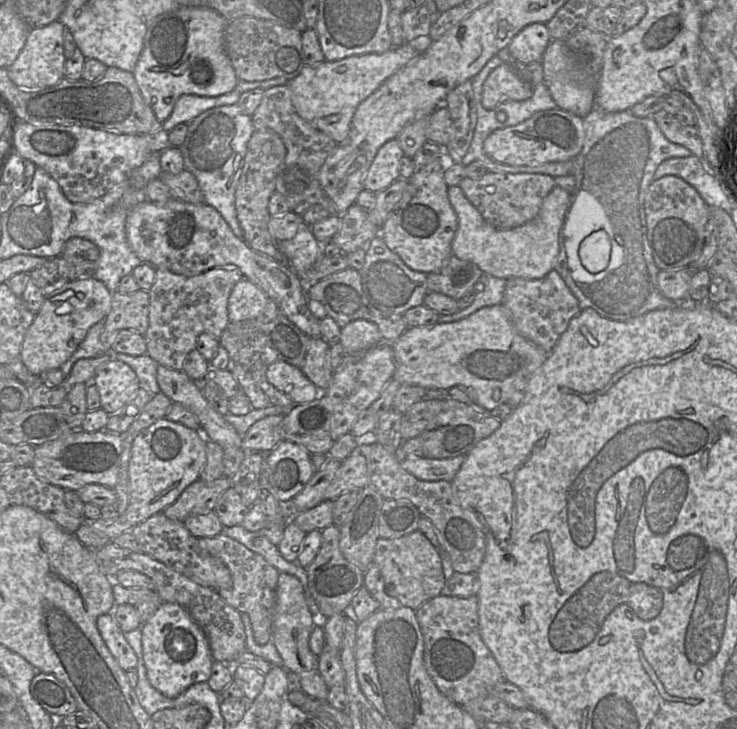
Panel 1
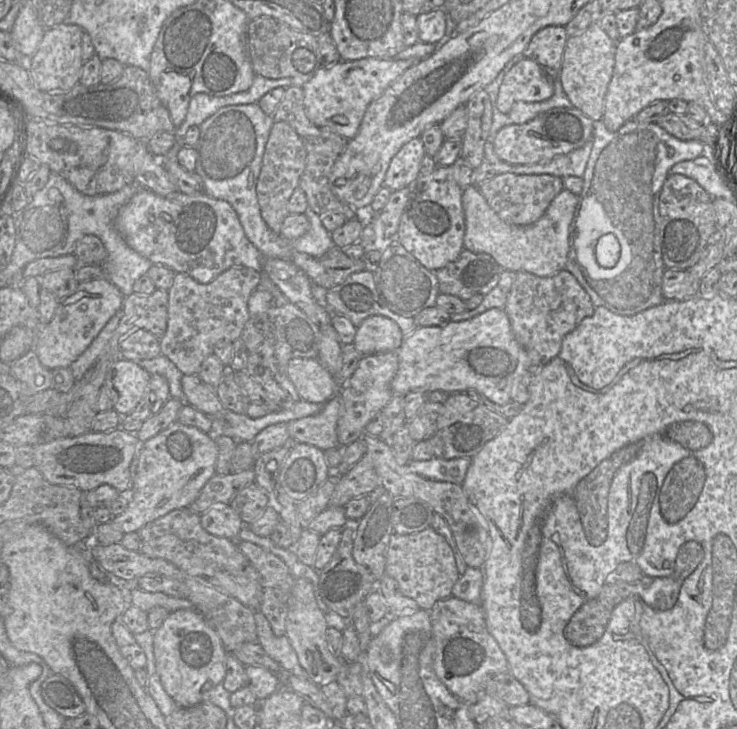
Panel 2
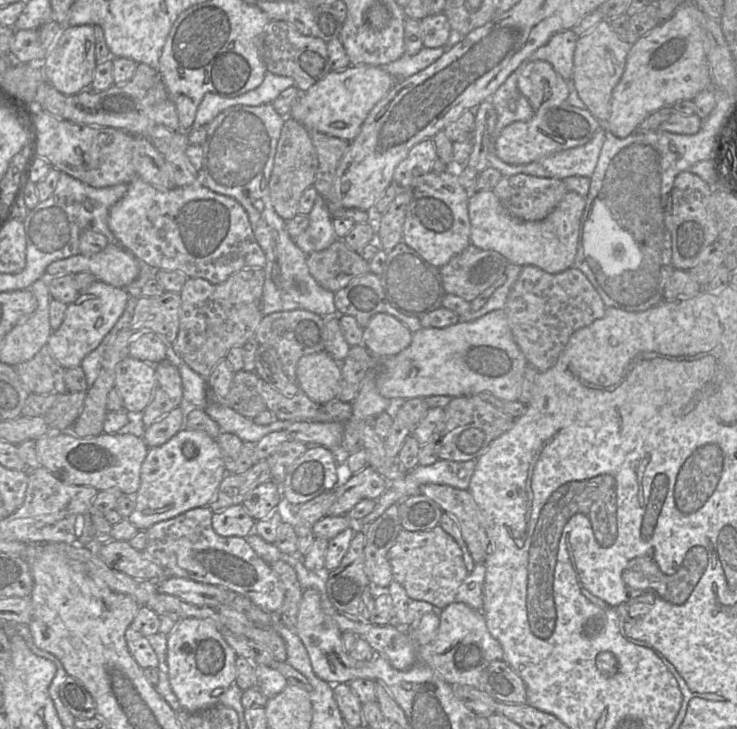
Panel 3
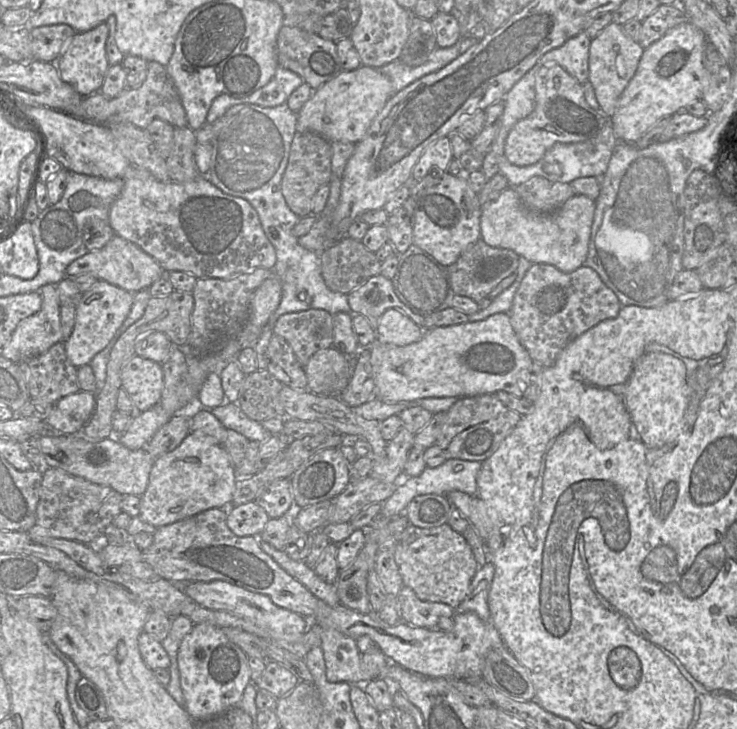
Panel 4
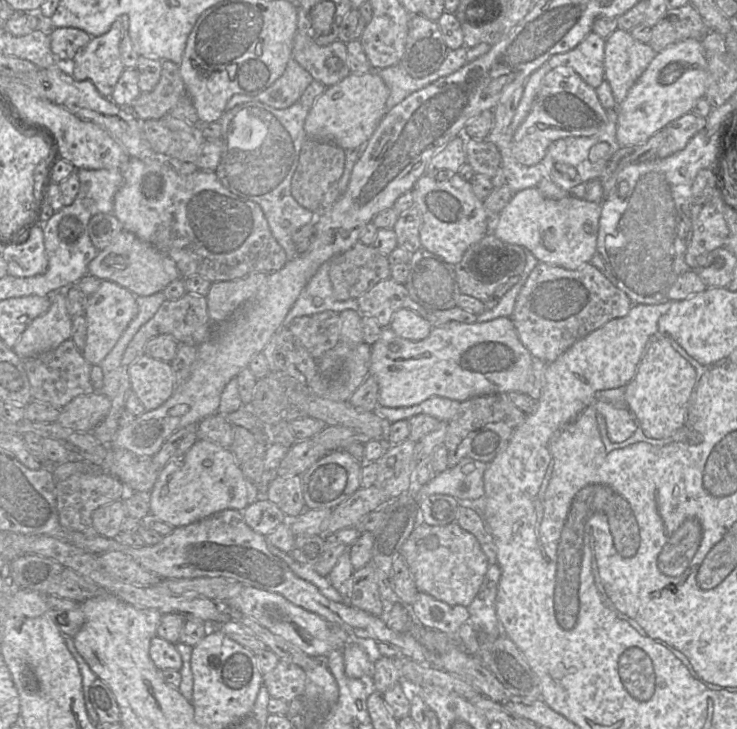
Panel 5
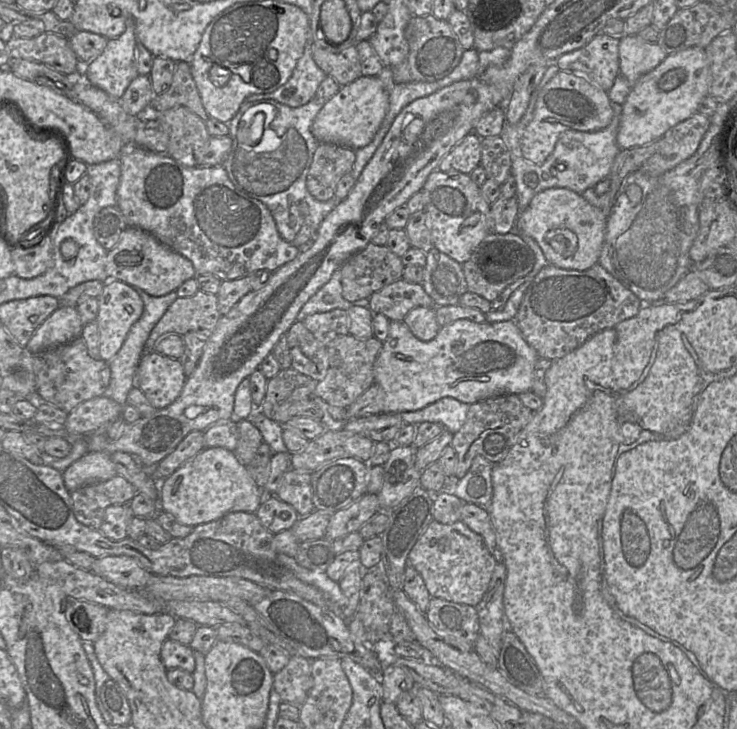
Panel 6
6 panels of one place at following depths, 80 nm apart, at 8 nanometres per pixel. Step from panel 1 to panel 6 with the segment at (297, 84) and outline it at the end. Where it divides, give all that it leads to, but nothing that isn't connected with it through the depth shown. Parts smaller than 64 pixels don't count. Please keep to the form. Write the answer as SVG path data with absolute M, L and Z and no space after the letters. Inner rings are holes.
M361 76L342 86L325 102L312 123L312 133L319 143L330 143L352 150L369 145L379 131L388 111L389 96L378 77Z

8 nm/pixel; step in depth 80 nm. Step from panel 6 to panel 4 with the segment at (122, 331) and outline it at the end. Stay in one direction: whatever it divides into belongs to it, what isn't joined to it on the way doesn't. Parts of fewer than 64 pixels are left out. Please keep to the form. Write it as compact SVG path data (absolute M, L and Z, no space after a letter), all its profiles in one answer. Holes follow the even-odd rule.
M97 280L93 286L82 293L75 307L75 322L70 336L64 340L67 358L75 367L89 365L92 358L102 351L122 326L133 305L133 293Z

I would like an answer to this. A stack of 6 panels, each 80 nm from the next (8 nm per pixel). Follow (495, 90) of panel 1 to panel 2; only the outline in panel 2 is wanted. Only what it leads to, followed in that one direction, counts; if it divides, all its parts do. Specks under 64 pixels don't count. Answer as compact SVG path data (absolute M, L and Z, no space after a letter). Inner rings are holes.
M521 57L508 64L494 107L507 114L514 102L542 102L554 95L554 83L536 61Z

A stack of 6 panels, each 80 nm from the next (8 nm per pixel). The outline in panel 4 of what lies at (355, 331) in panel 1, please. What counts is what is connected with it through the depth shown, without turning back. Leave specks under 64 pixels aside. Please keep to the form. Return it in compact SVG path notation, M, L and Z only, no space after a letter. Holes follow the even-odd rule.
M388 309L379 318L376 338L395 346L406 346L421 339L424 330L396 309Z

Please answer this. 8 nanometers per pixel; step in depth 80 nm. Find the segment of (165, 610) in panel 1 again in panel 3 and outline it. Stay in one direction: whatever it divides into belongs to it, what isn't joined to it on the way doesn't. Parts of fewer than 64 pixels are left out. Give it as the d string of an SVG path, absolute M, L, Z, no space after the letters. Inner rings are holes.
M181 618L167 635L166 661L169 683L182 710L194 713L217 705L218 696L234 683L236 658L234 650L225 641L214 622L197 618Z

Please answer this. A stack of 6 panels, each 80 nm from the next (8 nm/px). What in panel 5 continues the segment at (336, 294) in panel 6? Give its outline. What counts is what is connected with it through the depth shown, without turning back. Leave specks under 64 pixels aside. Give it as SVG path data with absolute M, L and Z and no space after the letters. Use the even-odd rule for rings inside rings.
M328 262L323 263L318 268L290 308L282 326L288 327L295 317L327 310L338 313L349 309L359 311L359 304L356 299L338 300L335 298L328 271Z

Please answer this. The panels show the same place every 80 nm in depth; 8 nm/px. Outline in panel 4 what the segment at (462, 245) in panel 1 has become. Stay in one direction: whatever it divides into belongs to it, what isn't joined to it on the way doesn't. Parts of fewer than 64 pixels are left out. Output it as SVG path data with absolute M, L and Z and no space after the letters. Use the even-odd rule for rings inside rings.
M508 187L496 200L482 206L480 239L491 247L512 250L519 257L524 257L532 264L549 264L562 272L572 272L582 267L587 258L595 210L596 204L594 200L584 195L574 194L558 210L552 213L532 213L522 206L516 191Z

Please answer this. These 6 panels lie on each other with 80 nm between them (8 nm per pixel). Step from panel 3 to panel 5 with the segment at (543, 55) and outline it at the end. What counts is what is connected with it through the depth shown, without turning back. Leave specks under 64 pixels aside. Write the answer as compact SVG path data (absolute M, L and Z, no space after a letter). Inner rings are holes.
M591 32L585 39L574 49L560 54L551 56L546 65L550 68L568 68L578 74L589 86L597 88L604 81L604 51L605 38Z

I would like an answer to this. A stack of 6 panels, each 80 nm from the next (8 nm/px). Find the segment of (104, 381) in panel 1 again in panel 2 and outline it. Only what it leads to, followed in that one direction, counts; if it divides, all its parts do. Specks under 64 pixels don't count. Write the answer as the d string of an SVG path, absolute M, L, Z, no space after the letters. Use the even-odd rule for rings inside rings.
M120 358L109 369L109 380L117 392L113 410L121 416L131 413L145 396L151 375L136 362Z

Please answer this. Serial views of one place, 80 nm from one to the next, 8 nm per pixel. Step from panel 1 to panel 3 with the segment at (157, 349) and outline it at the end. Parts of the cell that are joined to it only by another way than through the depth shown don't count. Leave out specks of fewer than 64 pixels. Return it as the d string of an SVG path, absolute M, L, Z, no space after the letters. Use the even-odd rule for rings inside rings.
M263 268L242 269L219 283L188 277L179 292L179 330L170 344L170 354L181 358L190 369L207 379L231 348L243 346L254 338L263 317L260 303L264 281Z

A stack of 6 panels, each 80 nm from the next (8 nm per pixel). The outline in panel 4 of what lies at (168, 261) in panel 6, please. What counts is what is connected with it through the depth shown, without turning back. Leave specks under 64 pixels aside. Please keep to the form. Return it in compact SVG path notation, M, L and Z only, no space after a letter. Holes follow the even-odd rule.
M114 235L100 250L91 251L71 262L66 268L68 277L81 274L91 274L98 280L104 280L131 293L136 293L148 288L166 274L159 263L144 252L136 244Z

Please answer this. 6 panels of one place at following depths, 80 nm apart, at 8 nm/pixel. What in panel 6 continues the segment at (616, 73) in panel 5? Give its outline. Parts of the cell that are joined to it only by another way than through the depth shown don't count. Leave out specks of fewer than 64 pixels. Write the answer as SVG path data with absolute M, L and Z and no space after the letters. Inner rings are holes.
M623 34L619 39L619 73L632 87L645 74L655 69L669 54L657 43L649 43L637 35Z

